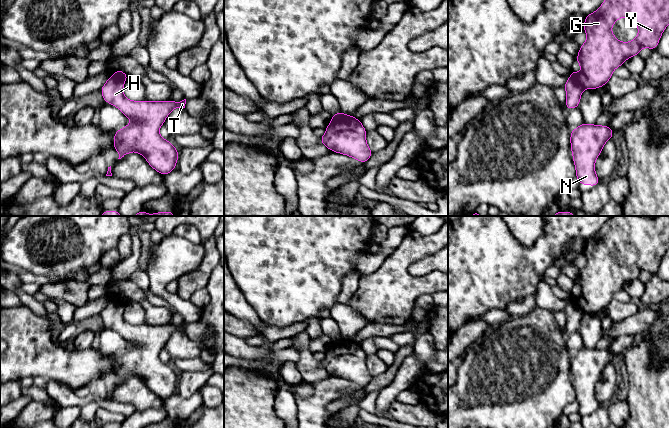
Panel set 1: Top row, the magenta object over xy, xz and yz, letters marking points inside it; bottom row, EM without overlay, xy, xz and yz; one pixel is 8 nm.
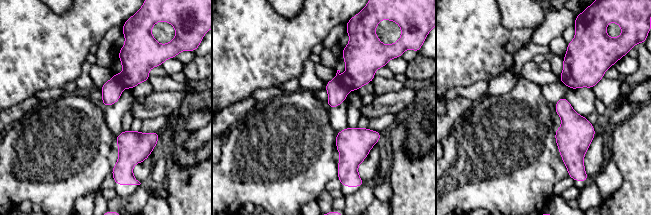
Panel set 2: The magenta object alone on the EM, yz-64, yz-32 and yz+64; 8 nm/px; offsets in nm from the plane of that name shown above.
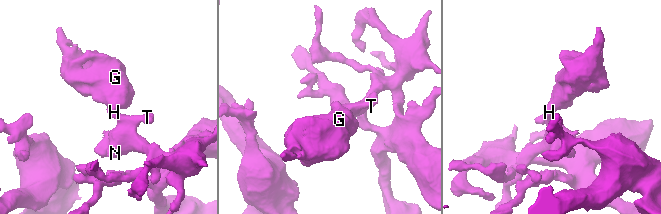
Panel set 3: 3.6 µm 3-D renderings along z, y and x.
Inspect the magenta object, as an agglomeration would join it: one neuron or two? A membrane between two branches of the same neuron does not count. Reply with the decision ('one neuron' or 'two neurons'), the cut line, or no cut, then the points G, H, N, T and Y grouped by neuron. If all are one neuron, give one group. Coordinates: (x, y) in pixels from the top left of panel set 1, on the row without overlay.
two neurons; cut in yz along (569, 301), (577, 305), (584, 312); G Y / H N T

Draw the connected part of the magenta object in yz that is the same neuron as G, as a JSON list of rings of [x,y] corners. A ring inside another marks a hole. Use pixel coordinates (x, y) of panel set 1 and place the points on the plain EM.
[[[610,216],[598,234],[585,241],[583,253],[586,265],[580,270],[575,285],[581,290],[581,298],[573,293],[570,302],[584,313],[598,313],[606,309],[613,295],[631,281],[639,278],[644,271],[657,273],[663,255],[669,249],[669,216]],[[619,242],[632,244],[639,254],[637,261],[629,266],[616,263],[611,255]]]

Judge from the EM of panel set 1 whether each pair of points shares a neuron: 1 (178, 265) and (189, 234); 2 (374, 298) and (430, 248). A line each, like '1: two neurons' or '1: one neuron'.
1: two neurons
2: one neuron

